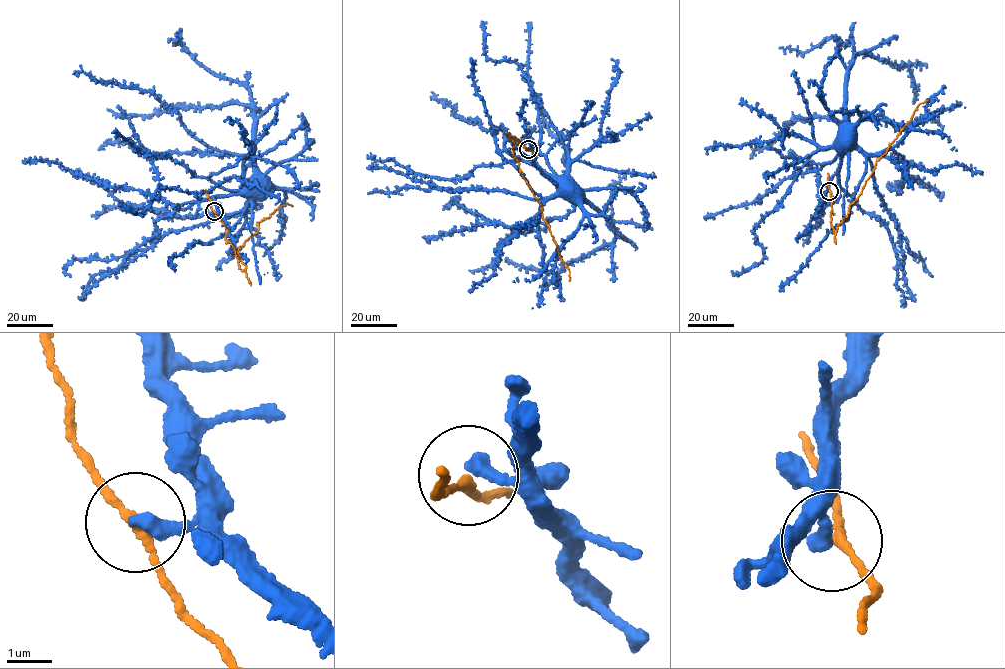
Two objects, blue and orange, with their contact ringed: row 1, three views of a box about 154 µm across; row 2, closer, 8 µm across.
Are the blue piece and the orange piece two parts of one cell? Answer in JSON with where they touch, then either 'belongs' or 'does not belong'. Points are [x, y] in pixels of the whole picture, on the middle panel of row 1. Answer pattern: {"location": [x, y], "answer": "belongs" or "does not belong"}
{"location": [528, 149], "answer": "belongs"}

